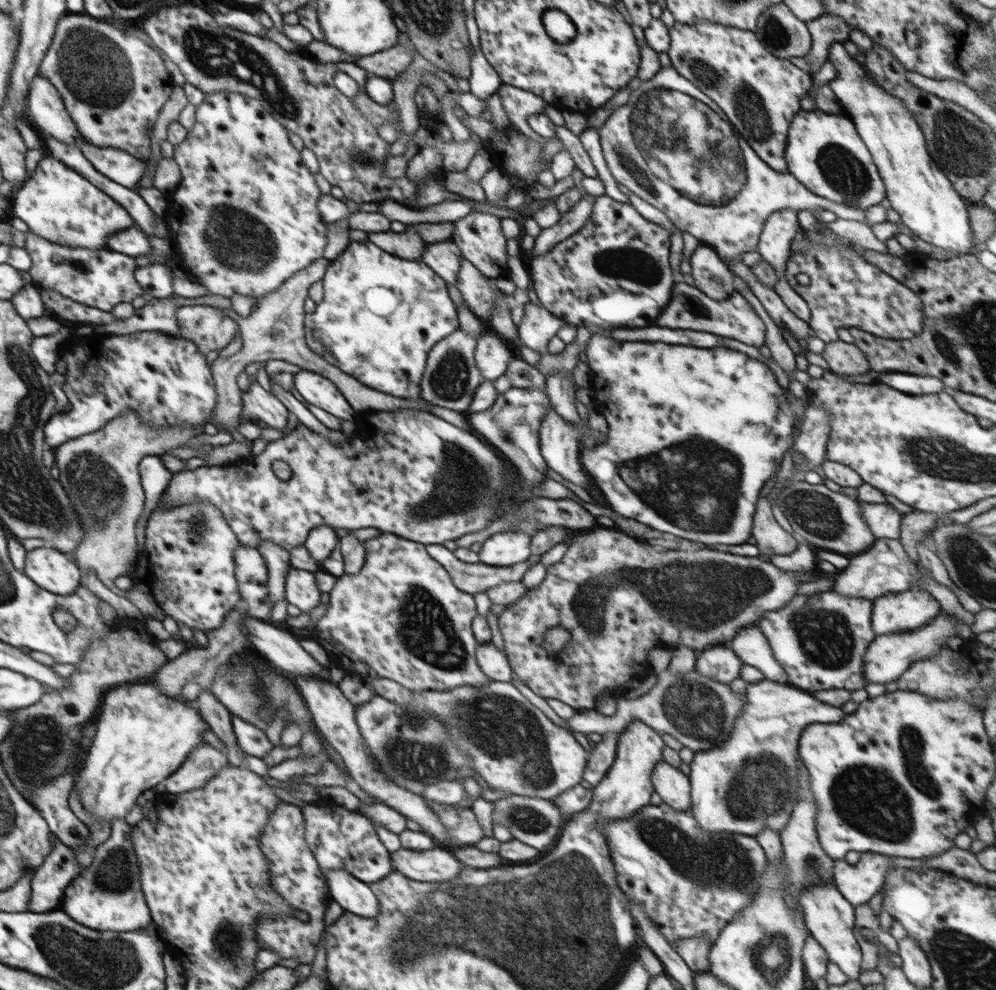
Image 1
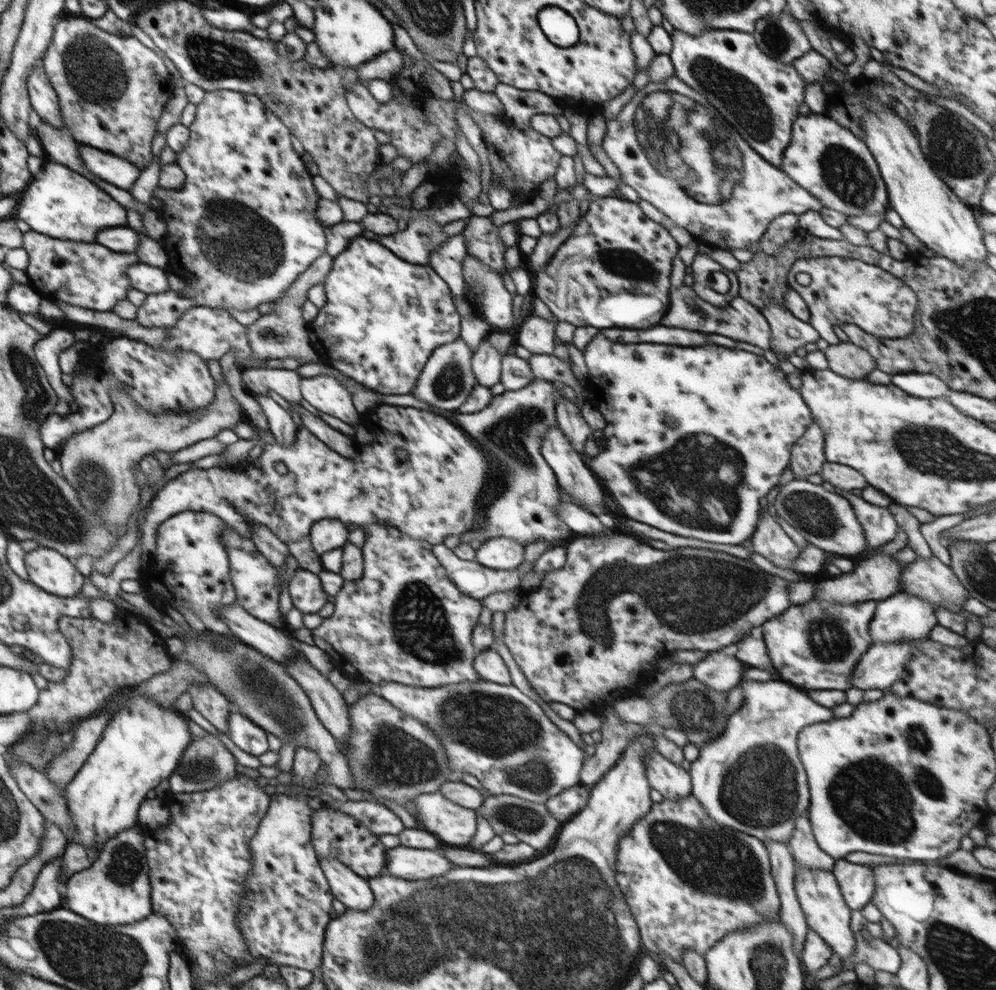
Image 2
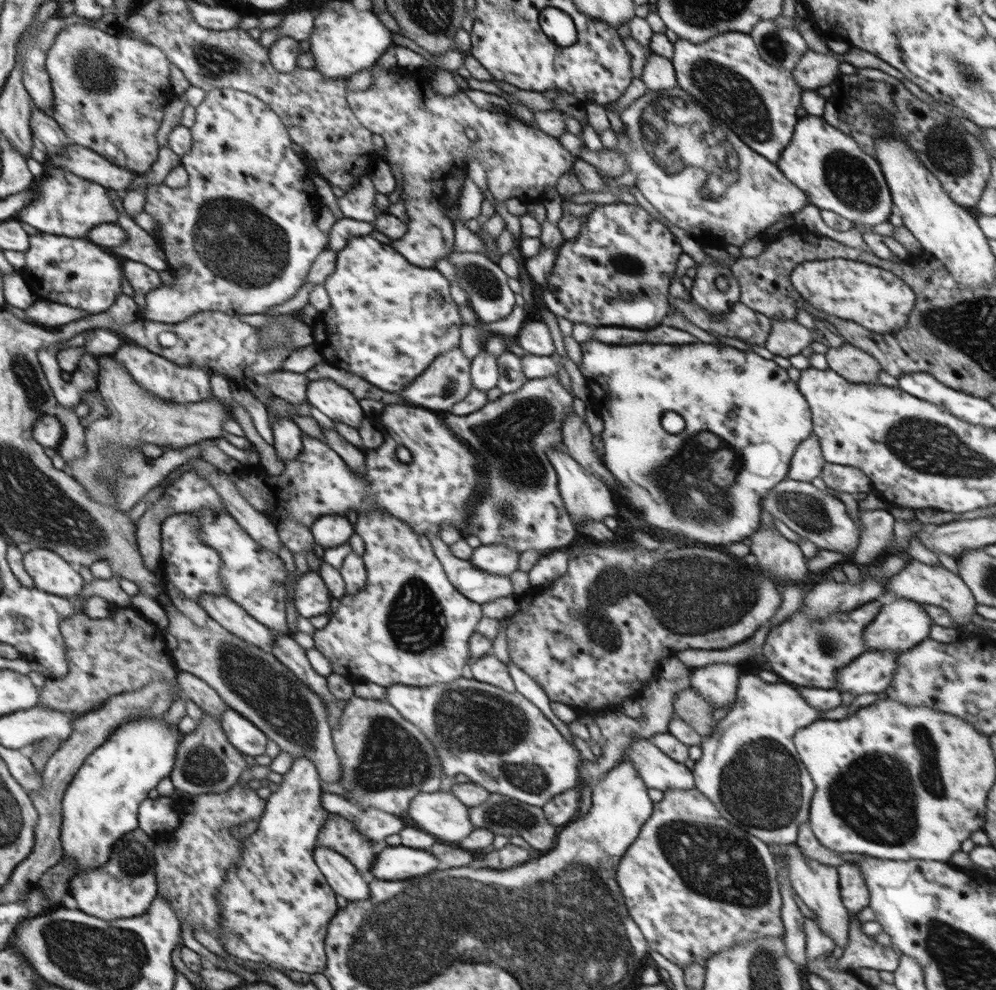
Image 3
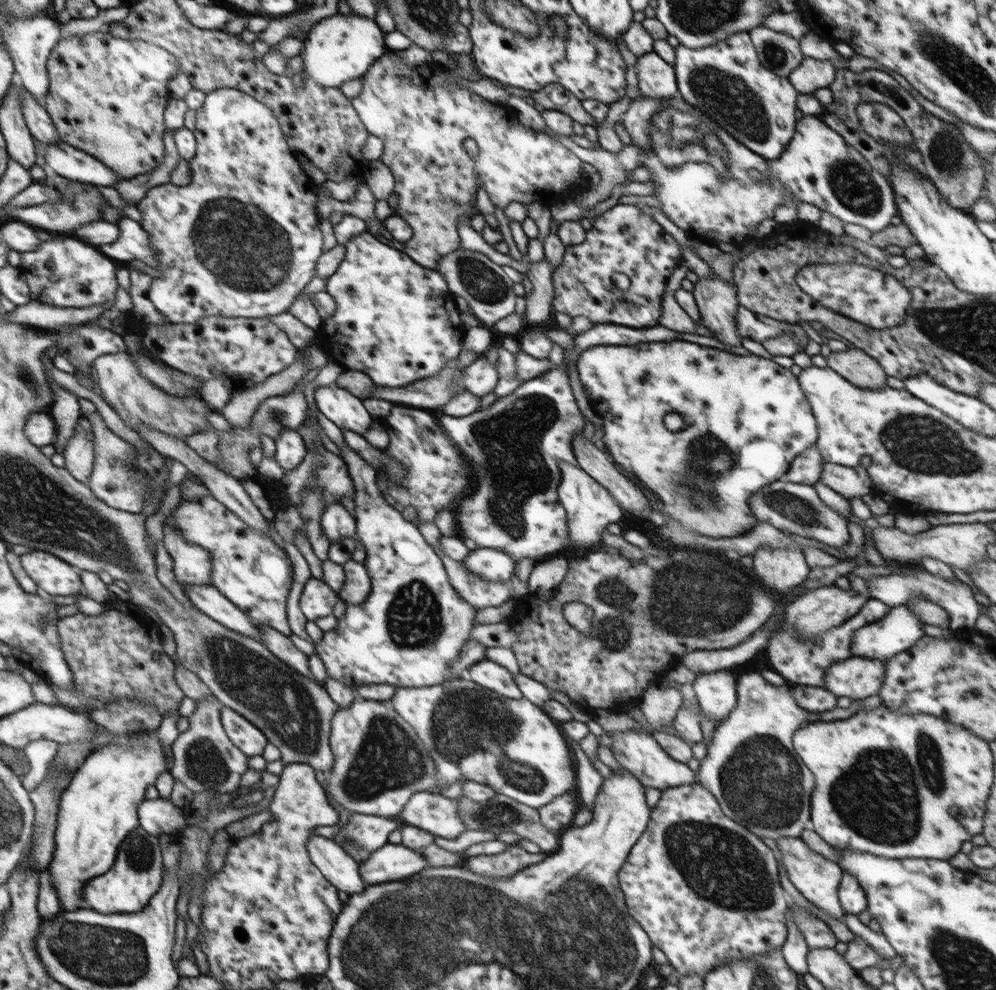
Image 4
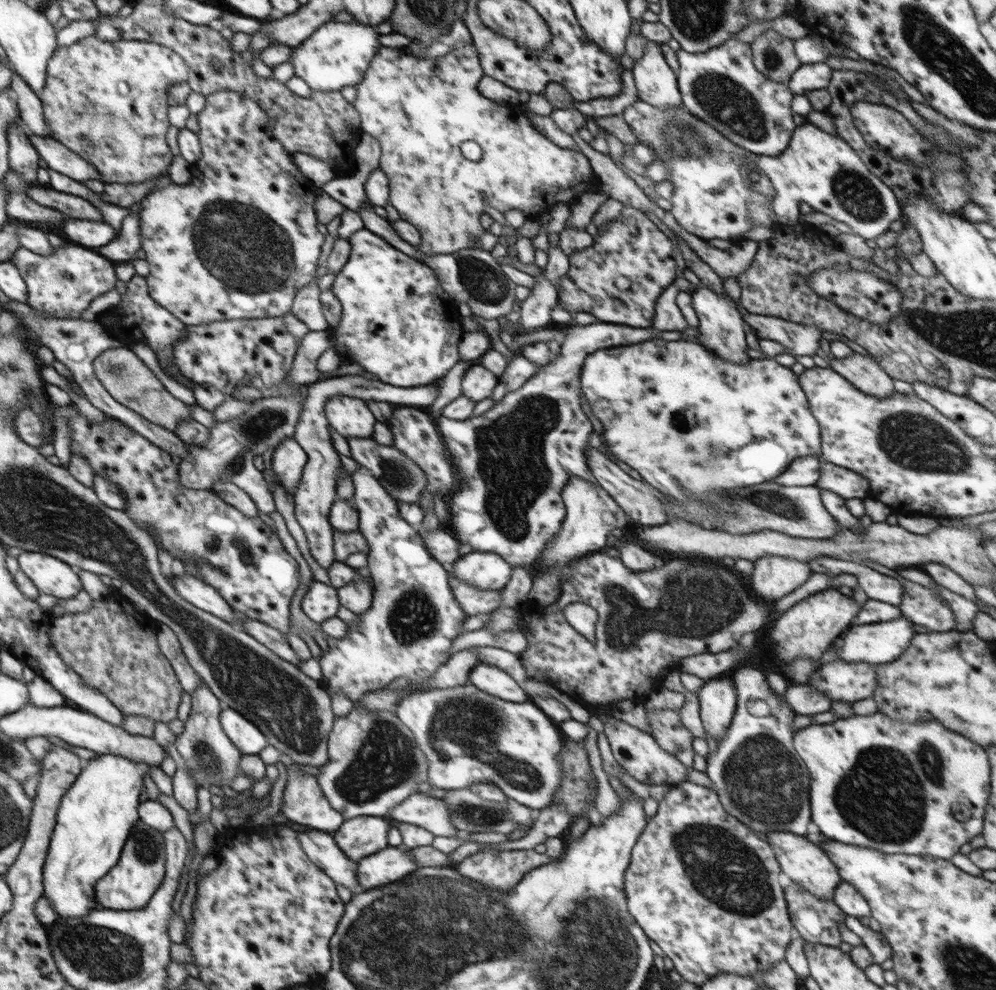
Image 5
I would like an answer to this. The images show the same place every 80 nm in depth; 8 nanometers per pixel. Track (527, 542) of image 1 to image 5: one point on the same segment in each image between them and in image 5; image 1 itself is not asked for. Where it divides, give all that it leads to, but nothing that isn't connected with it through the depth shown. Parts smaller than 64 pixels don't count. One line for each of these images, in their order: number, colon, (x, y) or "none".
2: (500, 553)
3: (496, 559)
4: (490, 564)
5: (487, 571)

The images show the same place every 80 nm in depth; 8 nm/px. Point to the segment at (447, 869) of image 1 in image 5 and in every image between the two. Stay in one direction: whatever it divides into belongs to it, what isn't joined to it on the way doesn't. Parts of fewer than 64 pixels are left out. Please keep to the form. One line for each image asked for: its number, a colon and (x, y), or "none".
2: (402, 862)
3: (400, 862)
4: (391, 862)
5: (391, 863)

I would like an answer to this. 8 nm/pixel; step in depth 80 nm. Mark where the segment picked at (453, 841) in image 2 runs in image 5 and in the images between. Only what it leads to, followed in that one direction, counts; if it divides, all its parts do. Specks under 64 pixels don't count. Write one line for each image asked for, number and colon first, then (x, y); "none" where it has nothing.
3: (440, 813)
4: (434, 813)
5: (419, 809)

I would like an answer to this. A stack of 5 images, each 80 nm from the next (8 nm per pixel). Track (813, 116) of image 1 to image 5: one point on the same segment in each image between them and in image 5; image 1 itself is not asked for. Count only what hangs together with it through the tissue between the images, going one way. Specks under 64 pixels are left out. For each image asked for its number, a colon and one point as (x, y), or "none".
2: (829, 161)
3: (827, 165)
4: (818, 167)
5: (822, 171)

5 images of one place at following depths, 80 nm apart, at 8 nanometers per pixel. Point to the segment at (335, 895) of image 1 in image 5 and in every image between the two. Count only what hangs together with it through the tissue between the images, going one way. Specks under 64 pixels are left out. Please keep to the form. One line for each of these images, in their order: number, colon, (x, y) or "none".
2: (353, 890)
3: (340, 873)
4: (334, 862)
5: (321, 848)

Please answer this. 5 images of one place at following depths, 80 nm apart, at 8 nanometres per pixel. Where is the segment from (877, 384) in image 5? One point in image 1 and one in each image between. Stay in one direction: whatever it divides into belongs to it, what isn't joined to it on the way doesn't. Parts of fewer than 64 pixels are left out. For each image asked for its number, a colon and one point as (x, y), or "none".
1: (845, 358)
2: (846, 359)
3: (855, 365)
4: (853, 364)

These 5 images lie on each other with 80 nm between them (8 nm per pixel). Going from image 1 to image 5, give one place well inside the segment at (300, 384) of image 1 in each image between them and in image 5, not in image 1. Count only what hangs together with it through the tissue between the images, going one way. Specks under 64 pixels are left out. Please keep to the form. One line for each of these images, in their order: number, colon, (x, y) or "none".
2: (327, 394)
3: (336, 402)
4: (346, 411)
5: (350, 417)

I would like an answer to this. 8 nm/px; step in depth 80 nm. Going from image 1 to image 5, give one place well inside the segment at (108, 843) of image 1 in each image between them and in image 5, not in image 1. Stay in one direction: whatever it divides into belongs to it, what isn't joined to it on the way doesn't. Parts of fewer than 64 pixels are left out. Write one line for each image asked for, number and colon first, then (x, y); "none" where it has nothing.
2: (115, 889)
3: (124, 887)
4: (137, 873)
5: (129, 885)

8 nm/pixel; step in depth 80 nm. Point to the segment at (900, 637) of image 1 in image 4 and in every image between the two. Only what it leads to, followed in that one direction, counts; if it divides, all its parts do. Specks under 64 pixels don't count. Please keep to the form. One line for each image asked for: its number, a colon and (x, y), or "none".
2: (881, 666)
3: (872, 672)
4: (856, 678)

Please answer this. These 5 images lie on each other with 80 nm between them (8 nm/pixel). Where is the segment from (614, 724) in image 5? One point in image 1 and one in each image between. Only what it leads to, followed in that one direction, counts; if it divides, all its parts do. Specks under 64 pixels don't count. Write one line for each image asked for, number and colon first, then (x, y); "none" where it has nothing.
1: (674, 787)
2: (674, 782)
3: (658, 770)
4: (638, 752)

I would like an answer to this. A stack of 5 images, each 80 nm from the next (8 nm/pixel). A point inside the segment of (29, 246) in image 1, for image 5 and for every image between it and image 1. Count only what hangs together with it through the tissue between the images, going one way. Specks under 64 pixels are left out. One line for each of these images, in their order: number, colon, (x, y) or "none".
2: (89, 275)
3: (77, 273)
4: (66, 272)
5: (64, 283)

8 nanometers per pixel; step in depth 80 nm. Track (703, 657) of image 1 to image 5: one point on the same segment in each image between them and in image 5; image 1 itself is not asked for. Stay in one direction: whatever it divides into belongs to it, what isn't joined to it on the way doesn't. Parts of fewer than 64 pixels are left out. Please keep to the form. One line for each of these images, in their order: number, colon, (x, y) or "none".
2: (720, 672)
3: (718, 682)
4: (716, 693)
5: (718, 697)

